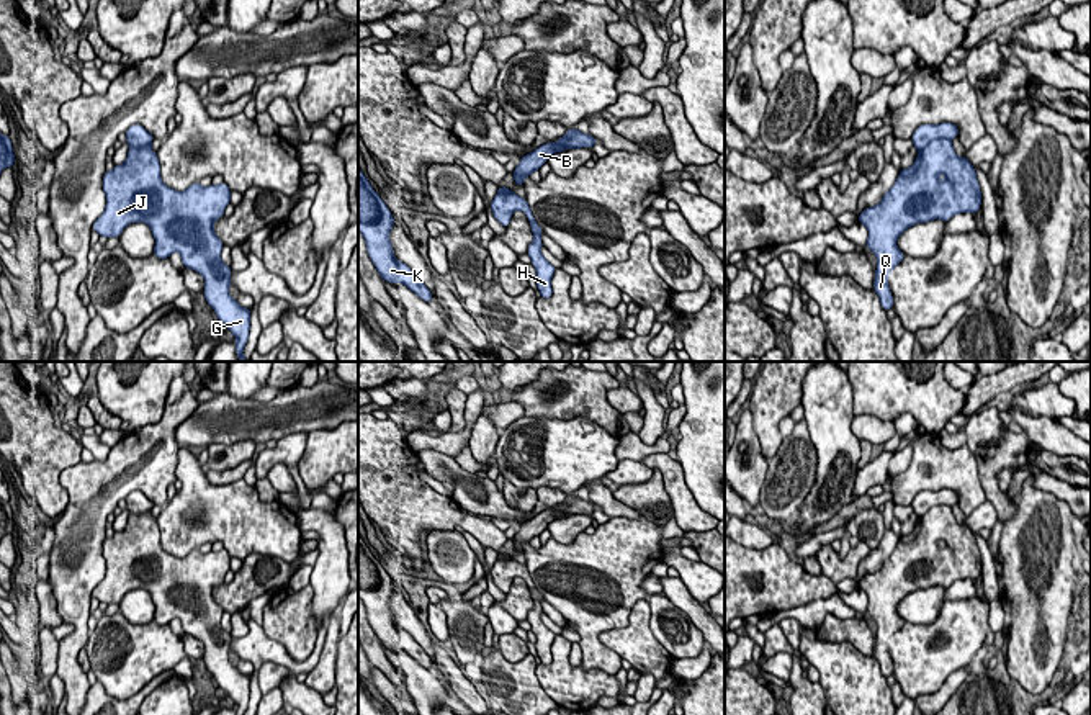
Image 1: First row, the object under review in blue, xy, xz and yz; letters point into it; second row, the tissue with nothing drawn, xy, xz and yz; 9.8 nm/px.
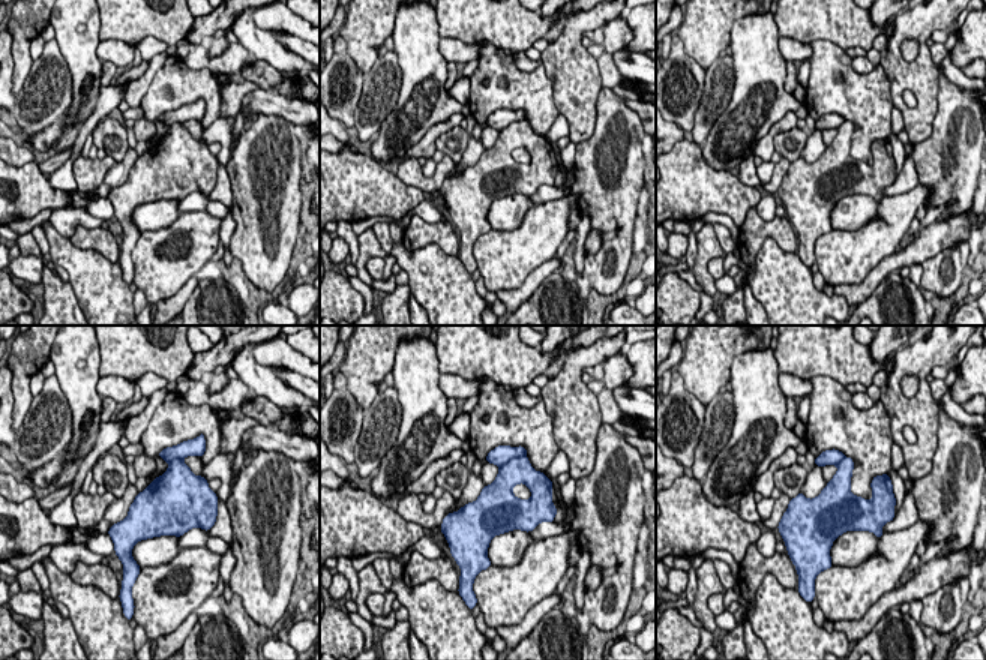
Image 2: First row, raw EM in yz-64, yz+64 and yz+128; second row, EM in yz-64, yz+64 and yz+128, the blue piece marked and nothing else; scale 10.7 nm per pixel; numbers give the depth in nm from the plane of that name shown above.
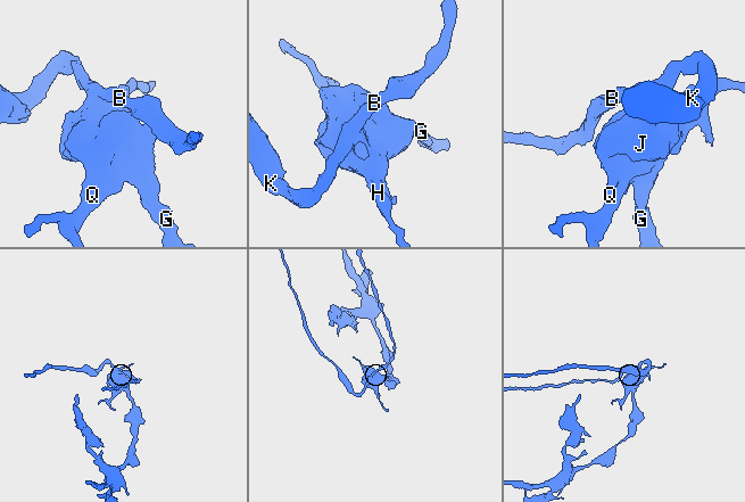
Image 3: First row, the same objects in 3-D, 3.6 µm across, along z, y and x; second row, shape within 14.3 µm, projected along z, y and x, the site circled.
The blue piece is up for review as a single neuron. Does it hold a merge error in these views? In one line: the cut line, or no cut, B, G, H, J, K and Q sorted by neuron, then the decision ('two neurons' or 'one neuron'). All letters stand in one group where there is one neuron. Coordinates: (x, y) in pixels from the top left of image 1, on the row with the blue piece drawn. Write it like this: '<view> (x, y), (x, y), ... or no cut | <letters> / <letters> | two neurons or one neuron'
no cut | B G H J K Q | one neuron

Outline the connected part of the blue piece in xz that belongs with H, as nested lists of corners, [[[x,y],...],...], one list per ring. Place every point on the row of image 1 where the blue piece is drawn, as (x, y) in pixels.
[[[499,187],[497,195],[491,201],[491,209],[494,218],[507,227],[510,223],[512,214],[520,209],[527,214],[528,223],[532,226],[533,232],[533,242],[528,245],[528,257],[532,259],[532,265],[537,270],[535,281],[540,290],[541,298],[551,298],[553,288],[551,288],[551,278],[554,273],[554,268],[543,255],[541,255],[541,234],[543,229],[537,224],[532,209],[527,203],[525,198],[515,195],[510,188],[507,187]]]

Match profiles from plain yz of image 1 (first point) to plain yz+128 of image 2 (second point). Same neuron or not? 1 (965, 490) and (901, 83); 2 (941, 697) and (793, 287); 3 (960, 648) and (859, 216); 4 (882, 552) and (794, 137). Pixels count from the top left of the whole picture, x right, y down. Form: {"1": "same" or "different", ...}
{"1": "different", "2": "different", "3": "different", "4": "different"}

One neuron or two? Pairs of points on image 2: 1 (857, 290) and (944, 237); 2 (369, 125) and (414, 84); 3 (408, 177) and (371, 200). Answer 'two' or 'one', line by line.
1: one
2: two
3: two

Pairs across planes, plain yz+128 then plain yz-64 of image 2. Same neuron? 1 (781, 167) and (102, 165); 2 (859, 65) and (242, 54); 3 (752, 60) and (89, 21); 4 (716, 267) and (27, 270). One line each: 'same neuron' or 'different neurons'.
1: same neuron
2: same neuron
3: same neuron
4: same neuron

